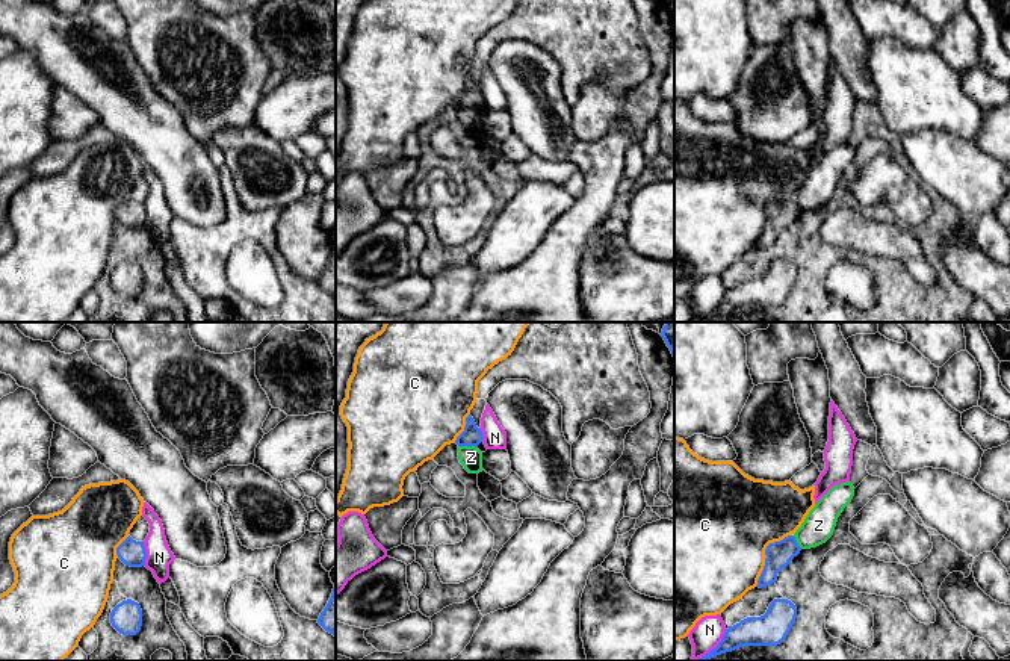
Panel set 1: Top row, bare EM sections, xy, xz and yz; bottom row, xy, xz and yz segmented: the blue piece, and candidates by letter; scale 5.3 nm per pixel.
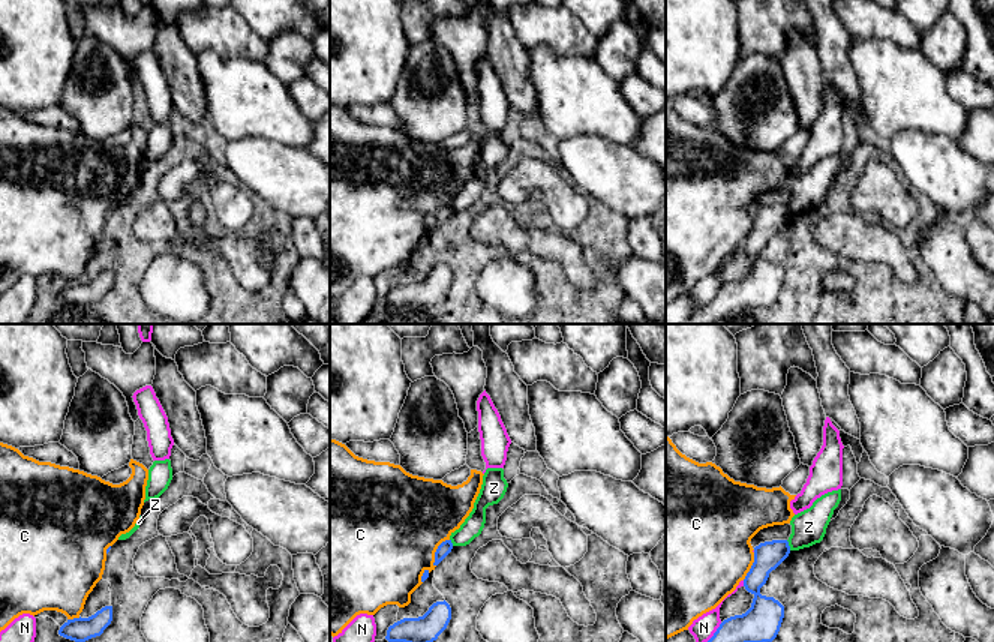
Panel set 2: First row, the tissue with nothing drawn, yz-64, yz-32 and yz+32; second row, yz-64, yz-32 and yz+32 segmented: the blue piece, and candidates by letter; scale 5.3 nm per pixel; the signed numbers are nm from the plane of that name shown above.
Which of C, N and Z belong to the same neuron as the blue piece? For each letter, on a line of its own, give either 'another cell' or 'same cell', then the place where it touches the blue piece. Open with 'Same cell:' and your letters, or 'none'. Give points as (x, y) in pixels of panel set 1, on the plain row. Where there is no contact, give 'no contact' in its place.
Same cell: none
C: another cell; contact yz (765, 215)
N: another cell; contact xy (145, 215)
Z: another cell; contact xz (467, 106)

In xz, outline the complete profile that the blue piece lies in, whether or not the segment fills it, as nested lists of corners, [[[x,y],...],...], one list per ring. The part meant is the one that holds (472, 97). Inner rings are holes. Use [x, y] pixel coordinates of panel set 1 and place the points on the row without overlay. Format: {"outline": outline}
{"outline": [[[469,76],[466,79],[464,92],[457,98],[455,104],[458,107],[478,107],[484,101],[481,89],[476,88],[473,79]]]}

